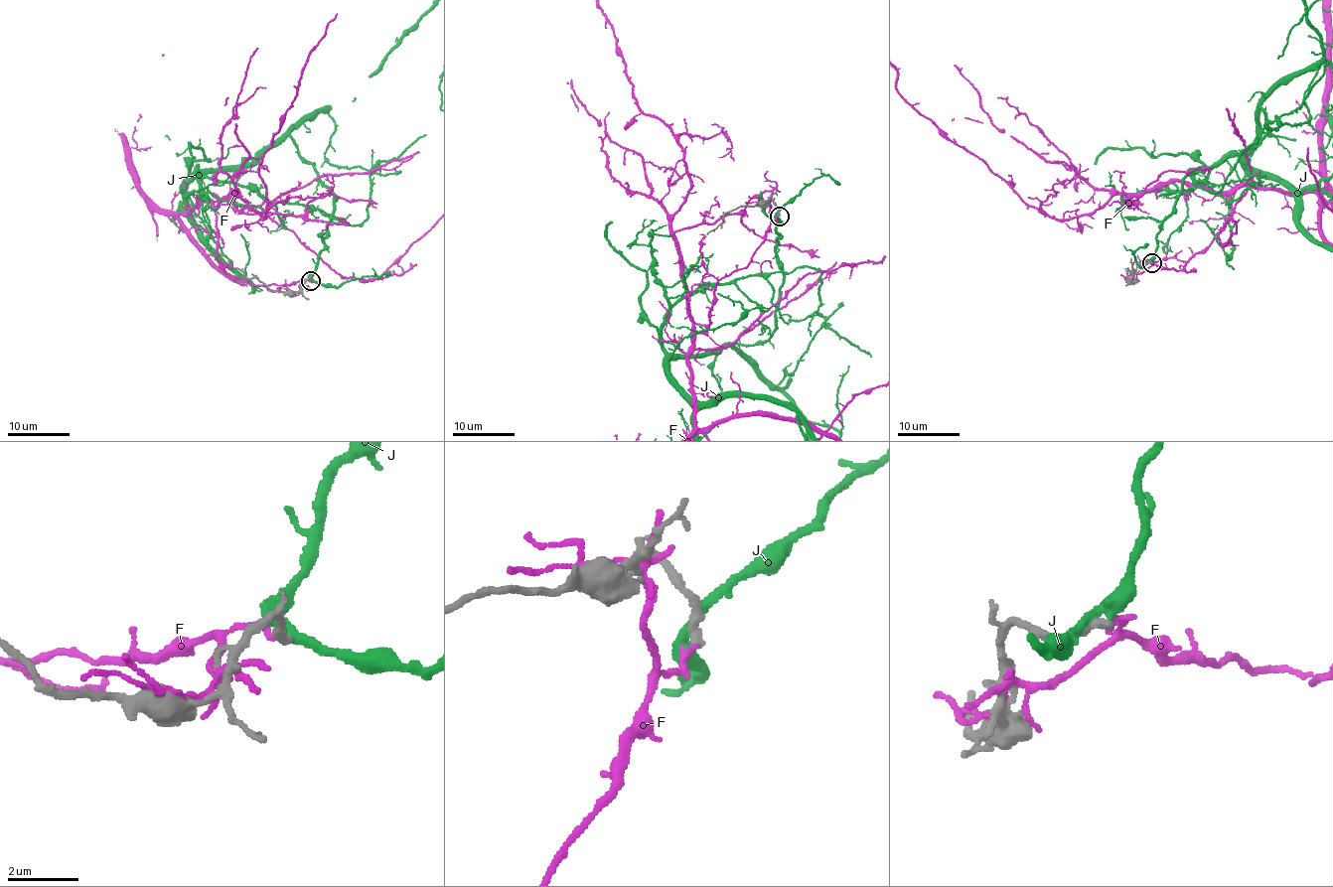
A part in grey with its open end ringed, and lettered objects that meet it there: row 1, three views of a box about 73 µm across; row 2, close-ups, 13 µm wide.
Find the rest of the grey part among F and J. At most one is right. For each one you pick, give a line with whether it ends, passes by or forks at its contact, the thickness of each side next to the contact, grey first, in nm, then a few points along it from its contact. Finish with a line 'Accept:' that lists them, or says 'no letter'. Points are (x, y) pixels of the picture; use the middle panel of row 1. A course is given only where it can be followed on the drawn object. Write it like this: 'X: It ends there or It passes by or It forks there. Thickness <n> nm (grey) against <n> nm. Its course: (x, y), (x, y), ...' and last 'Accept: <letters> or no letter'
Accept: no letter

